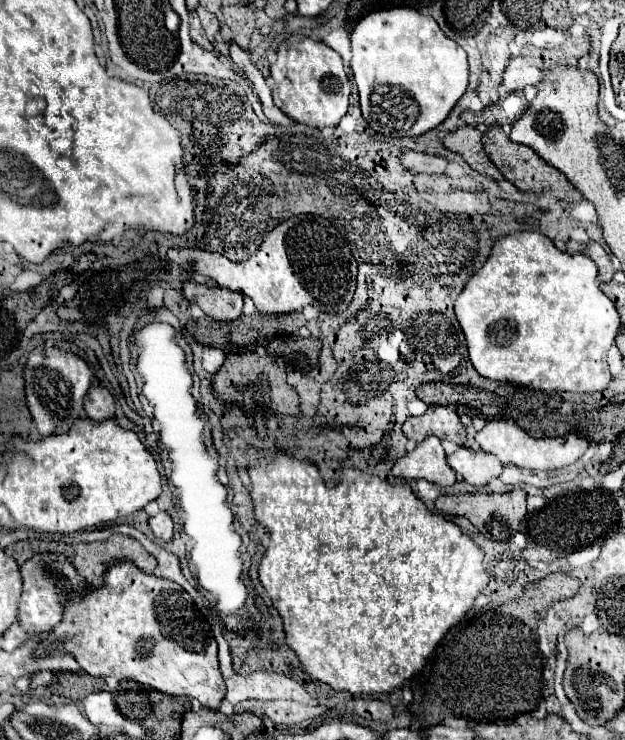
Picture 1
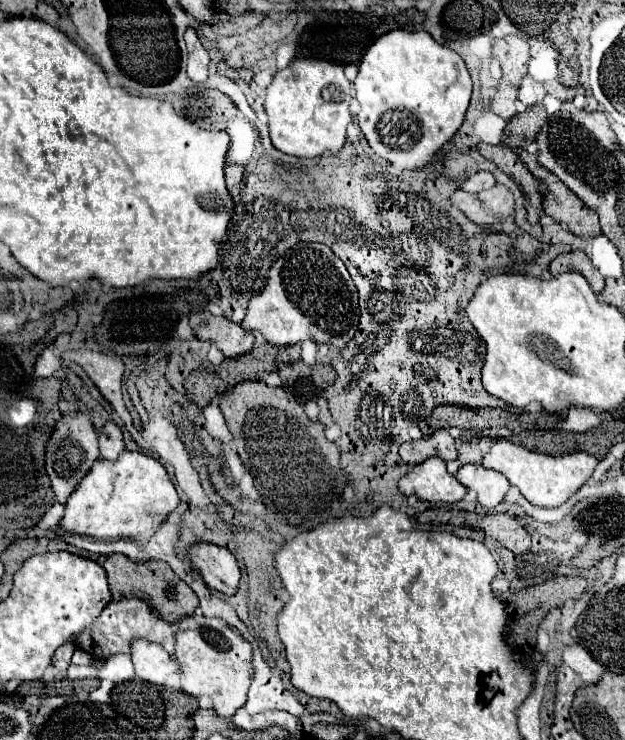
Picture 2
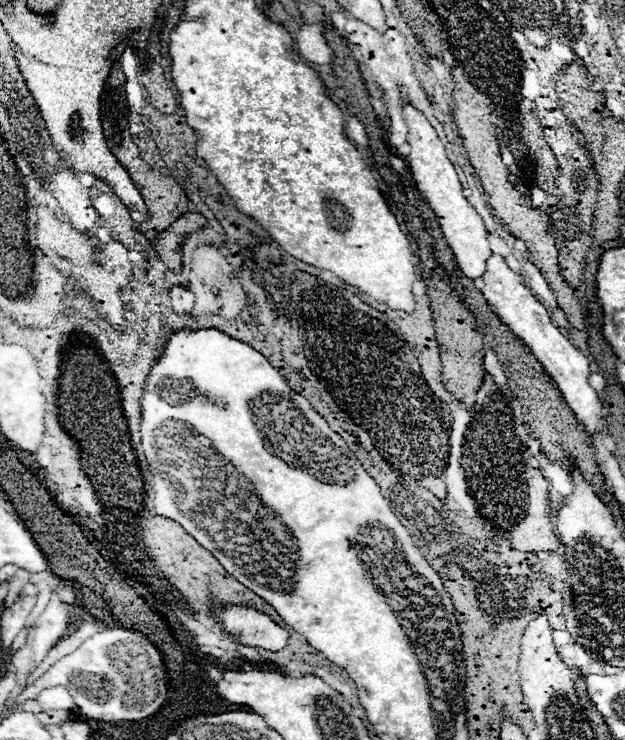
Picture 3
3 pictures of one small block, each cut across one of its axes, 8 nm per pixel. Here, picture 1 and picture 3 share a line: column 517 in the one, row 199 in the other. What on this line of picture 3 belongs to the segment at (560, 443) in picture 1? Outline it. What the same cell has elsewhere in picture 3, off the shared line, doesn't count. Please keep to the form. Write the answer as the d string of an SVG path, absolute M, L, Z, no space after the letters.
M404 106L404 120L408 124L408 144L412 148L412 154L408 156L408 166L410 166L414 184L422 192L428 206L434 210L438 224L442 228L444 240L450 246L458 268L470 278L480 278L482 272L486 270L486 260L490 256L490 244L486 240L484 222L464 198L458 174L452 162L448 160L444 146L438 134L434 132L434 128L430 126L430 122L422 116L422 112L414 110L412 106Z

